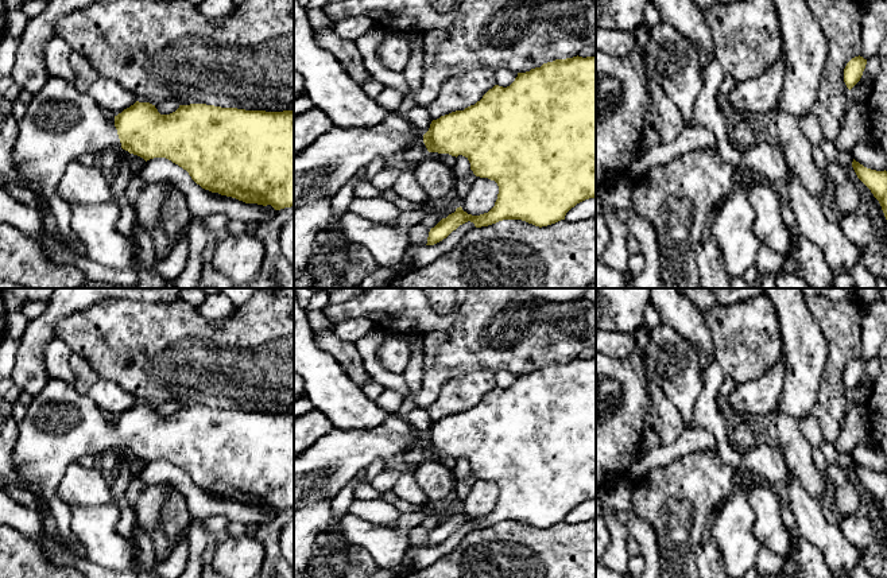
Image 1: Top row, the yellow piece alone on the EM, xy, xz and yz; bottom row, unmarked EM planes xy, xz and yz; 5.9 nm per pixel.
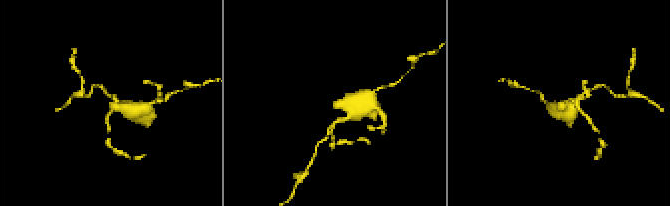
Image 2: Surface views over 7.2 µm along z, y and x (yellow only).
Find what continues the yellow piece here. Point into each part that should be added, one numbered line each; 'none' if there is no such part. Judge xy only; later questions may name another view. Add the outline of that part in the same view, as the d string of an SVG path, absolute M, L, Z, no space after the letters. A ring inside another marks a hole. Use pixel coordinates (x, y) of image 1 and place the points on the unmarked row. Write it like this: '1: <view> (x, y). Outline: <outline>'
1: xy (61, 426). Outline: M50 379L18 423L19 437L11 458L15 476L27 490L47 503L59 535L74 548L80 547L71 531L71 507L58 496L57 489L71 462L86 454L100 457L109 450L121 450L115 419L102 412L88 395L78 393L73 384Z

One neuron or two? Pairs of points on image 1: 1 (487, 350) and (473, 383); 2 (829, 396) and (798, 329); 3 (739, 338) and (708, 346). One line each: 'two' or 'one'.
1: two
2: two
3: two

